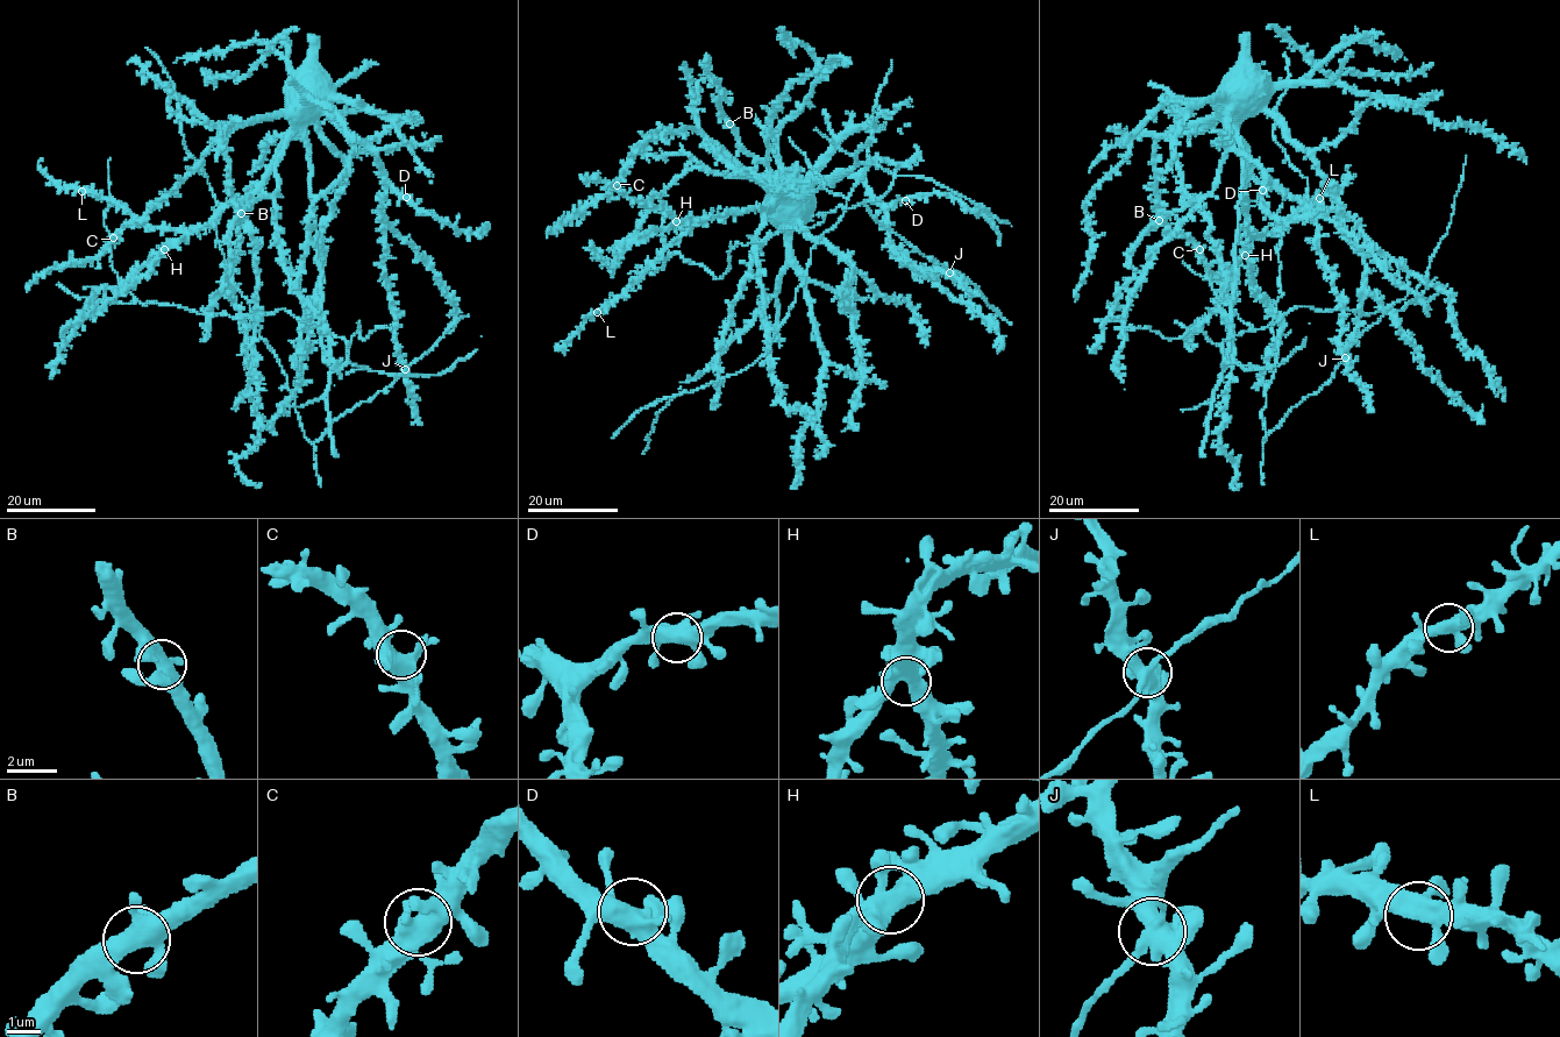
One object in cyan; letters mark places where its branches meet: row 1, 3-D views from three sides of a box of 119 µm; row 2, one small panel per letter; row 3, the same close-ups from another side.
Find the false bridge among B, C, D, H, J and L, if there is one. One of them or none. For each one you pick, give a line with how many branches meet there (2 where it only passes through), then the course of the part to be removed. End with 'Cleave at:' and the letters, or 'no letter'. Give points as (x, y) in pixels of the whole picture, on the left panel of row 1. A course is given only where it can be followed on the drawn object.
Cleave at: no letter

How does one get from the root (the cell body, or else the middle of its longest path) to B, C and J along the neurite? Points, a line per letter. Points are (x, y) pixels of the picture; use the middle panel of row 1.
B: (786, 191), (776, 192), (767, 179), (770, 173), (767, 168), (748, 154), (729, 123)
C: (786, 191), (767, 180), (748, 178), (697, 129), (683, 127), (650, 136), (628, 161), (617, 185)
J: (786, 191), (838, 175), (857, 178), (883, 210), (896, 253), (930, 275), (940, 268), (949, 271)

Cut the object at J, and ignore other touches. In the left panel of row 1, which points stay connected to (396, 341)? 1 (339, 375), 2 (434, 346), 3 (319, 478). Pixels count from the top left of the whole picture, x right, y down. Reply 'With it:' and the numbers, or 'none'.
With it: 1, 3

